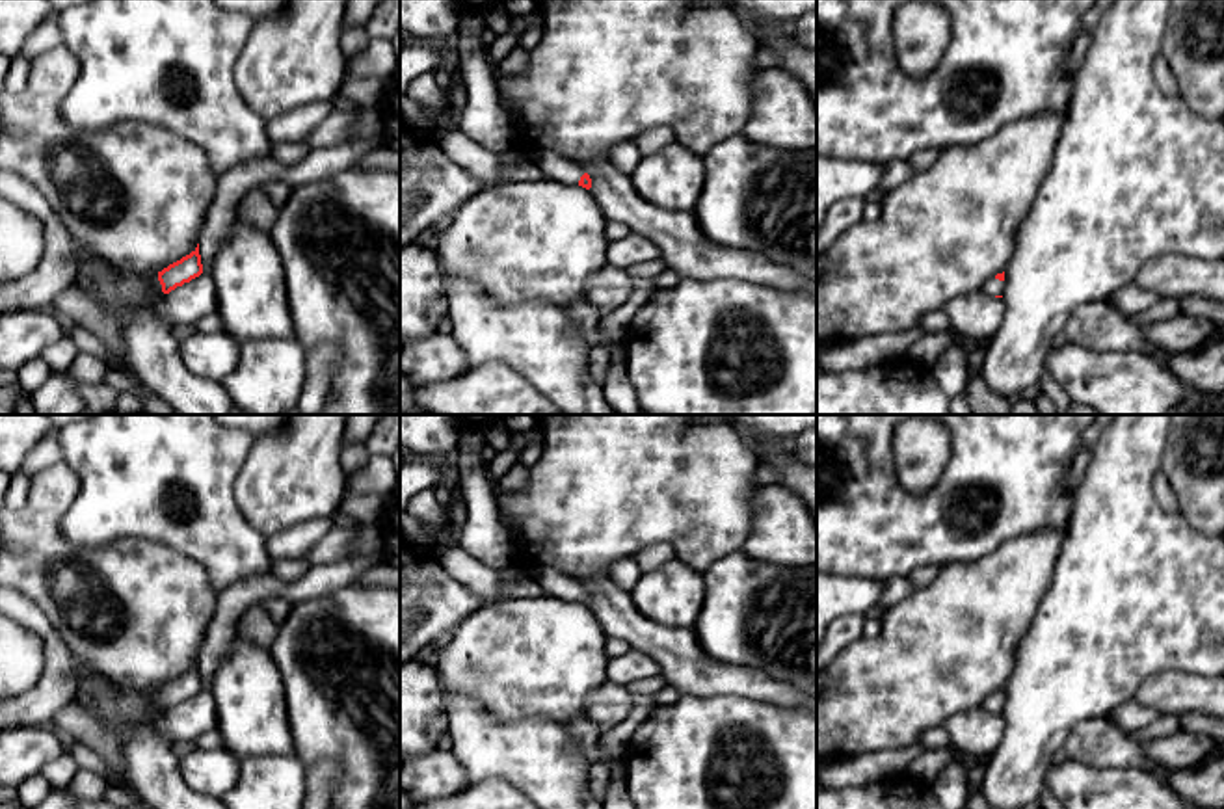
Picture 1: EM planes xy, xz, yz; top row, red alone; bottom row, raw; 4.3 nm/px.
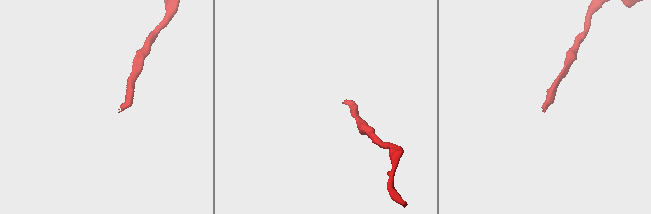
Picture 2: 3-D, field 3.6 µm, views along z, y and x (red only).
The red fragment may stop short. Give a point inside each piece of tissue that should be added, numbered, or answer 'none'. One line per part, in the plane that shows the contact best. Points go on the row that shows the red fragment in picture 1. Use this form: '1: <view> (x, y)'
1: xz (555, 168)

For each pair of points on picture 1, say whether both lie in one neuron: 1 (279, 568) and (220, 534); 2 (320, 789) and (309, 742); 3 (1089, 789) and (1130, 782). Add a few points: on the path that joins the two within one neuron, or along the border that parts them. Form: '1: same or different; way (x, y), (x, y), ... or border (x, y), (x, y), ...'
1: different; border (274, 562), (270, 571)
2: different; border (307, 767), (333, 759), (339, 765), (337, 789)
3: same; way (1098, 789), (1120, 789)

